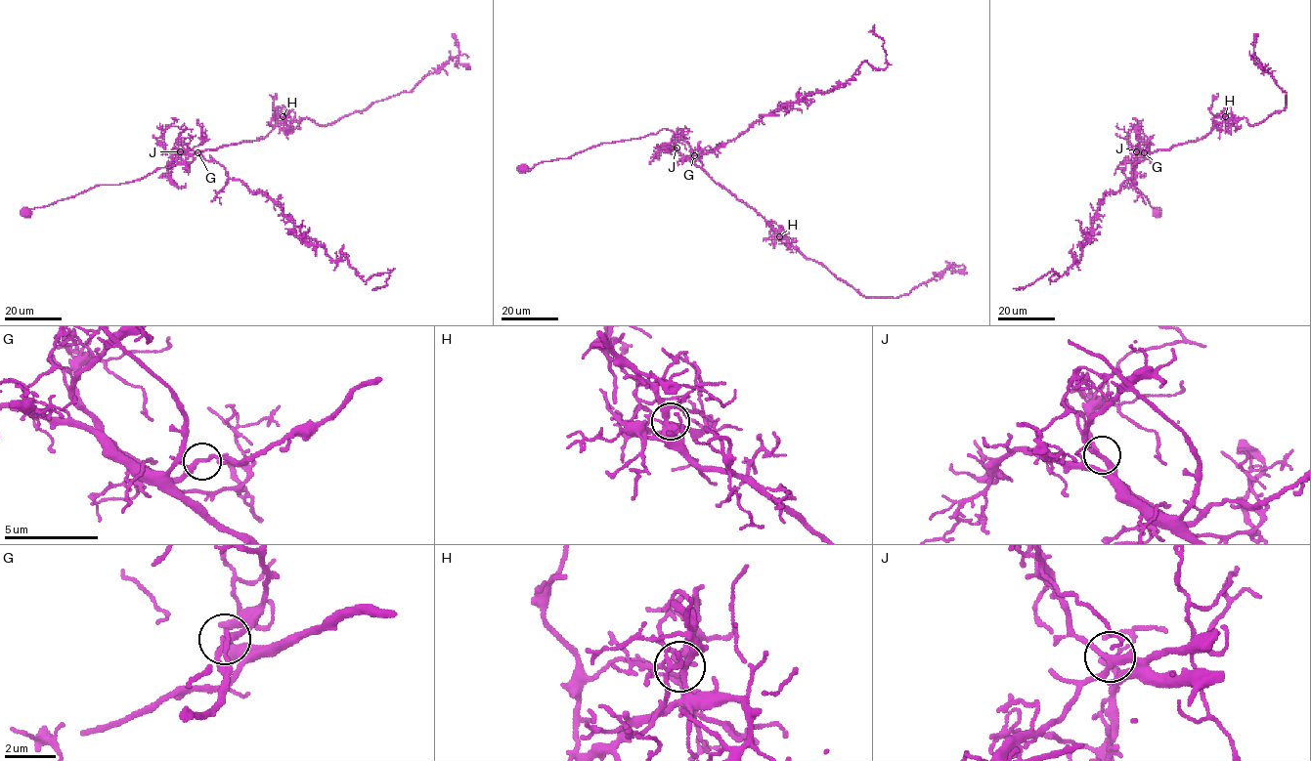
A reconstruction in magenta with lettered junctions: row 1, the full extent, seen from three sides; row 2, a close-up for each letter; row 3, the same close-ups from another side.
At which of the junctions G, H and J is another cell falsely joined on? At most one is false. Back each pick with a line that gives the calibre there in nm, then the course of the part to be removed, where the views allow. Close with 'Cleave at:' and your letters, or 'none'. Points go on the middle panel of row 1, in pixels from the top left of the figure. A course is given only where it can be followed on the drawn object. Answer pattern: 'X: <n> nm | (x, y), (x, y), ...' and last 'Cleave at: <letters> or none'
G: 200 nm | (694, 155), (733, 140), (763, 116), (805, 96), (843, 87), (864, 62), (884, 69), (884, 41), (868, 31)
Cleave at: G

